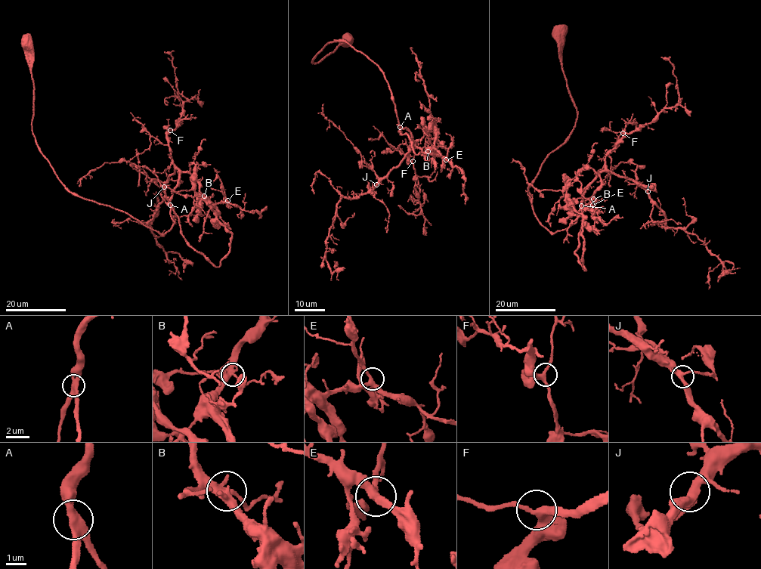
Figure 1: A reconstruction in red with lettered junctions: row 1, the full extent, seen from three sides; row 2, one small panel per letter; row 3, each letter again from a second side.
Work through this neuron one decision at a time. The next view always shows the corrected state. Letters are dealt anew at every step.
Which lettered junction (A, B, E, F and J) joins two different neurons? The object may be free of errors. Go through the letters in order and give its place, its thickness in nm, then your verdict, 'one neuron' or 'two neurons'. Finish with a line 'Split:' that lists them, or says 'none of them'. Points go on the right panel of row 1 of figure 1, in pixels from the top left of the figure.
A: place (581, 205); calibre 320 nm; one neuron
B: place (593, 199); calibre 320 nm; one neuron
E: place (592, 205); calibre 320 nm; one neuron
F: place (623, 133); calibre 320 nm; one neuron
J: place (648, 191); calibre 320 nm; one neuron
Split: none of them

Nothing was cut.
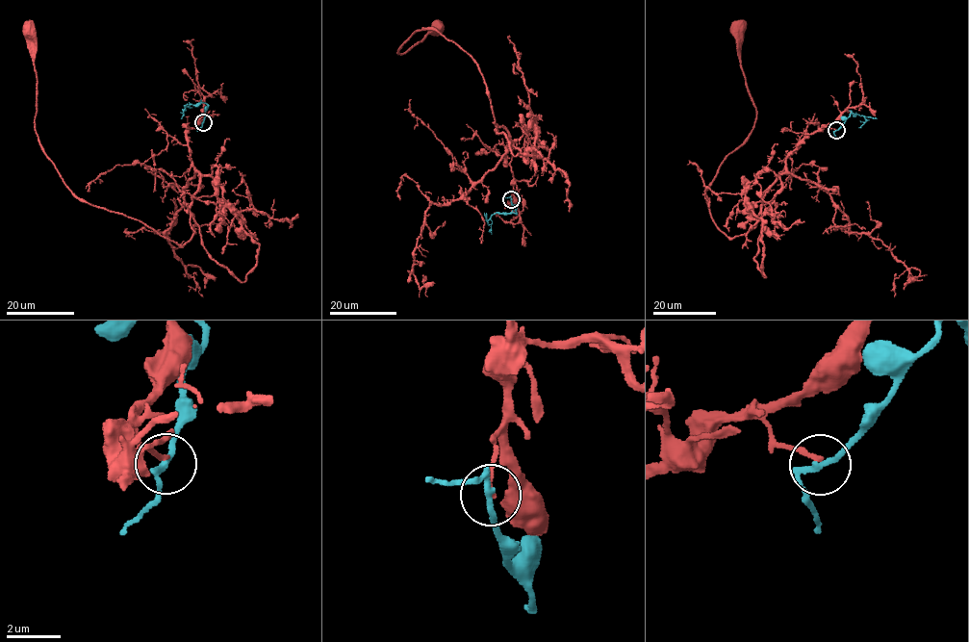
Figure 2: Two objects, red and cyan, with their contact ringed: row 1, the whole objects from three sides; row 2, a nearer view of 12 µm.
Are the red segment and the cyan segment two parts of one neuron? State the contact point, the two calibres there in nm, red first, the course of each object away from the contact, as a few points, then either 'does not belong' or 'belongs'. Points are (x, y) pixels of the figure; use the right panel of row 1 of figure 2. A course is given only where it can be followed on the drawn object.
place (836, 130); calibres 170 and 200 nm; course red (836, 130), (806, 134), (765, 192), (752, 228), (733, 238), (718, 229), (705, 192), (755, 121), (739, 28); course cyan (836, 130), (853, 113), (877, 118); does not belong

